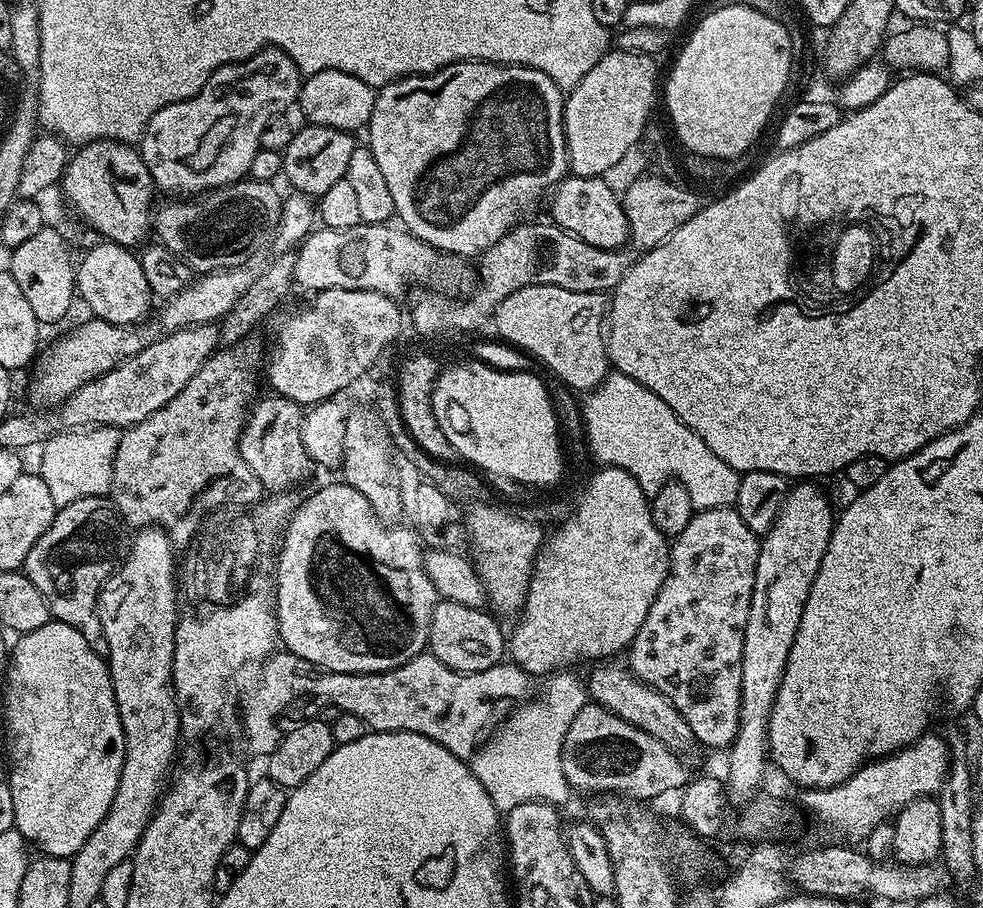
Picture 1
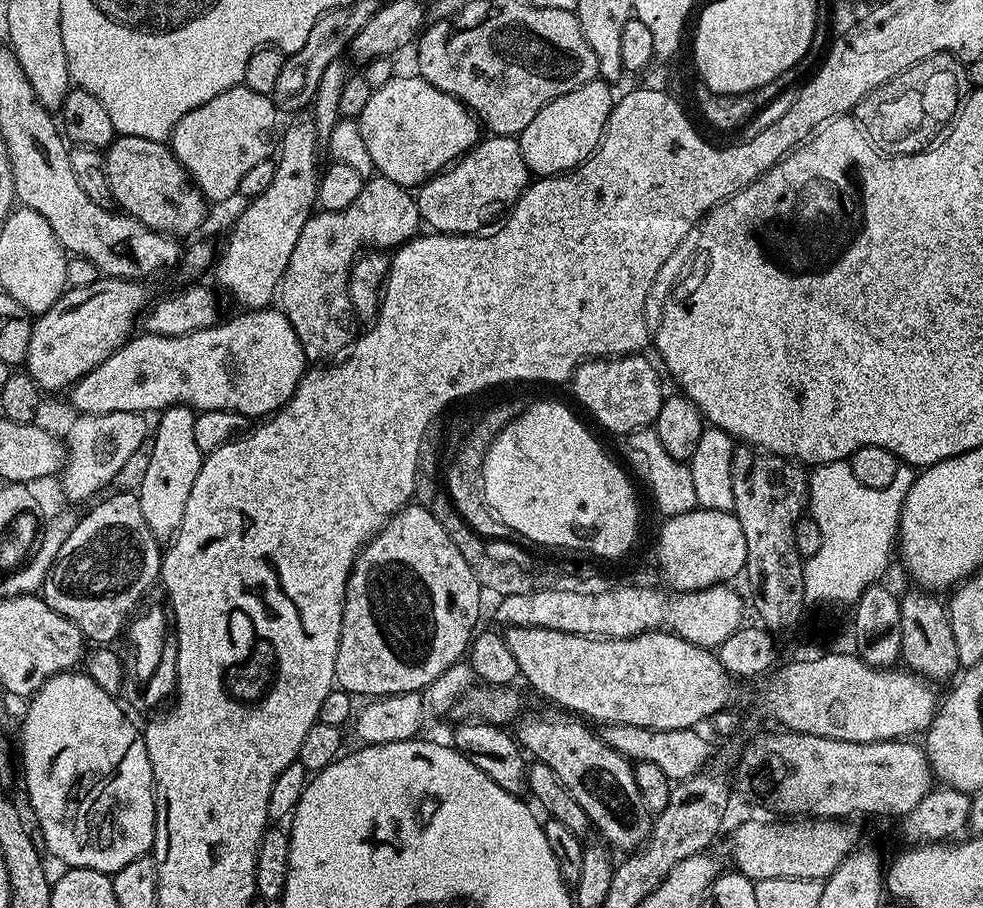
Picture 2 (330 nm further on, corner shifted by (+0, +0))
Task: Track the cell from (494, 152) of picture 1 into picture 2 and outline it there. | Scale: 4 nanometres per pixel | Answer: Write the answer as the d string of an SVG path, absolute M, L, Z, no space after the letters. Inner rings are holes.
M419 74L411 75L393 75L386 86L375 89L358 118L376 172L409 190L444 171L482 139L480 121L461 100L438 90Z

